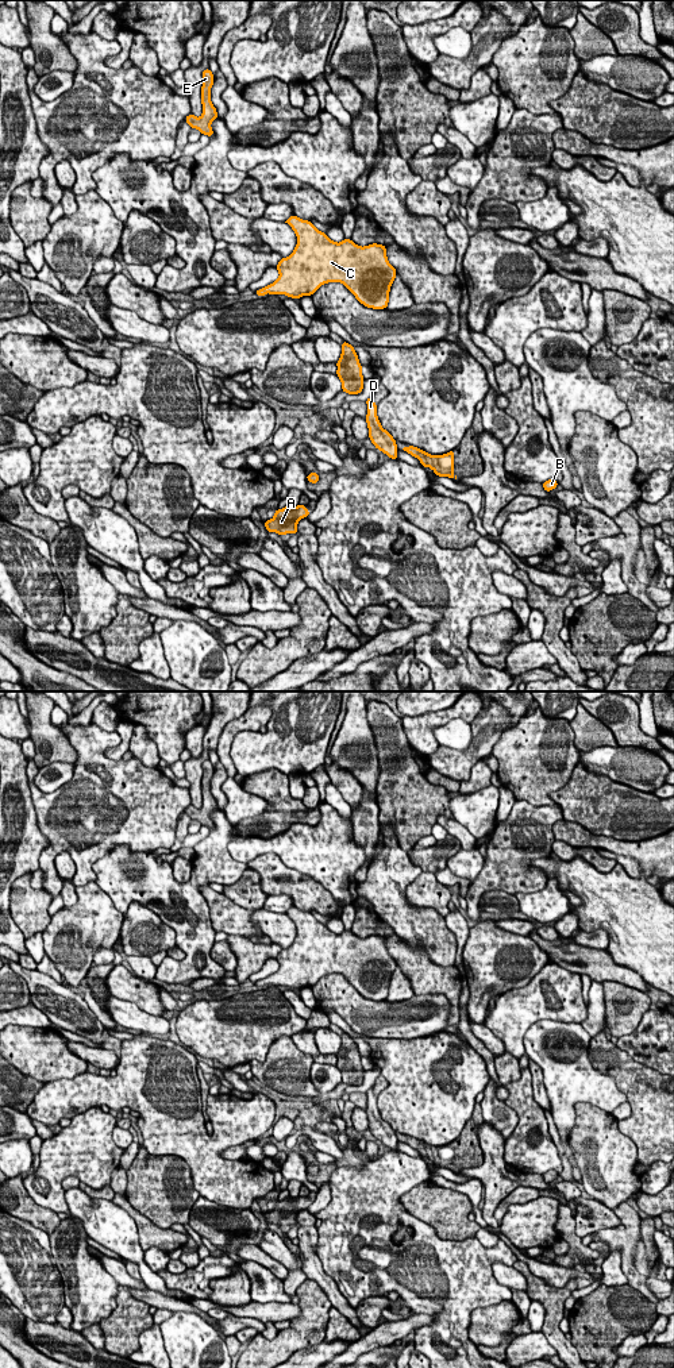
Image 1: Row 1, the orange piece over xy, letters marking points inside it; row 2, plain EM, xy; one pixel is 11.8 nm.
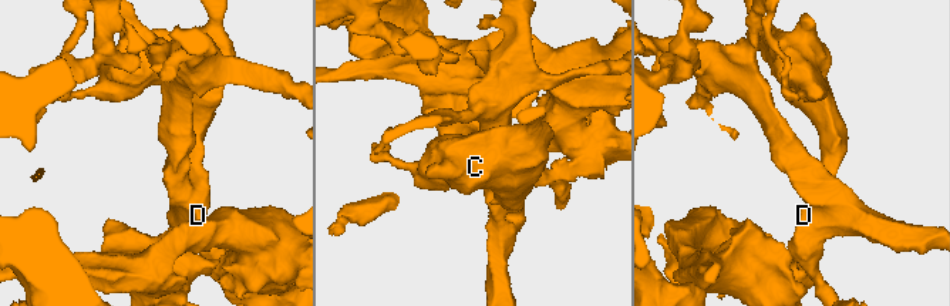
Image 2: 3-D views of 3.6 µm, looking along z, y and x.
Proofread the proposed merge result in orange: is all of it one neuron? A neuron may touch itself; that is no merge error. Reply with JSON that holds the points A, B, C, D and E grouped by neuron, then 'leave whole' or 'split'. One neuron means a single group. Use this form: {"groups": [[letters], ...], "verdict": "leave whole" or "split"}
{"groups": [["A", "B", "C", "D", "E"]], "verdict": "leave whole"}

